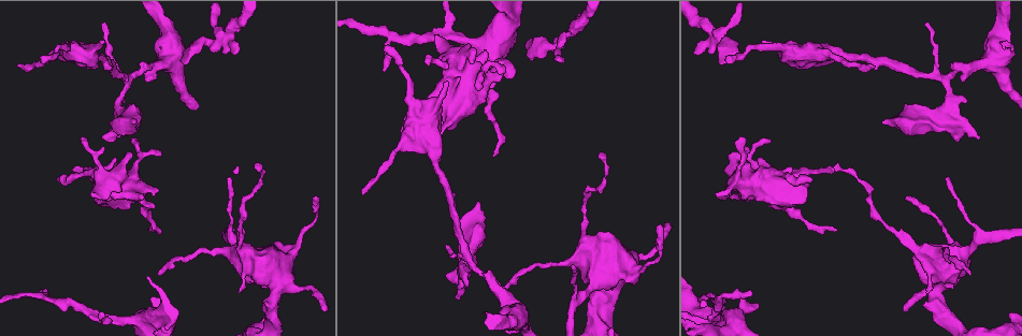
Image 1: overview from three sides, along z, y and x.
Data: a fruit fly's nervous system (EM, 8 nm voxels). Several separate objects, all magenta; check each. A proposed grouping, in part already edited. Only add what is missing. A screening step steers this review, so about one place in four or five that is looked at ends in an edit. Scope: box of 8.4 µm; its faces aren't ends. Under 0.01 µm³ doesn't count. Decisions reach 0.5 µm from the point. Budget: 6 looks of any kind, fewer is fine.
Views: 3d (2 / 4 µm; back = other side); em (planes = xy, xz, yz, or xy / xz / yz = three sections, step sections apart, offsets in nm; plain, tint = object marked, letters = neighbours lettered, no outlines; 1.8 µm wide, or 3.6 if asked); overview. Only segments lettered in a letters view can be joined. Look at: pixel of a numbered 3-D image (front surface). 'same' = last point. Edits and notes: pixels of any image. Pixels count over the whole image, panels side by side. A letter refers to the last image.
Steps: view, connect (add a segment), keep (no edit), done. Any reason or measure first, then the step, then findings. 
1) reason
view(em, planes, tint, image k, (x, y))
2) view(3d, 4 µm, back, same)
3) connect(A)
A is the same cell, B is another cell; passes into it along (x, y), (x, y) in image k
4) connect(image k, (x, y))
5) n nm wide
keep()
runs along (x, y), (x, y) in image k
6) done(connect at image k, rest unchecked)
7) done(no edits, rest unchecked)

free end
view(3d, 4 µm, image 1, (154, 48))

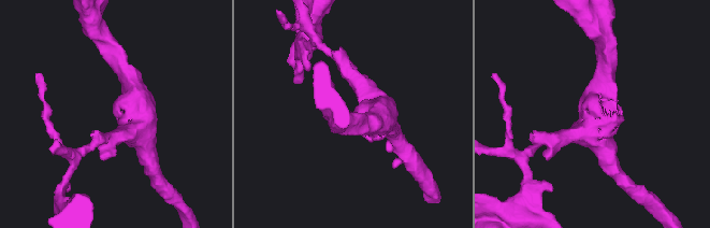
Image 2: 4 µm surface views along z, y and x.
view(em, xy, step 16, tint, image 2, (118, 115))

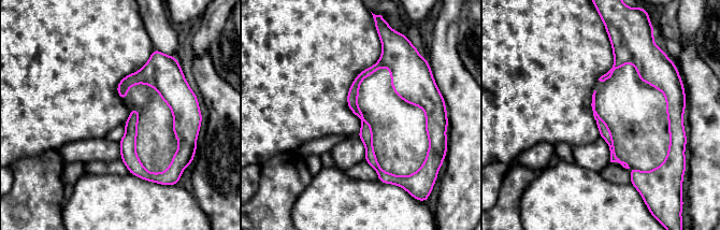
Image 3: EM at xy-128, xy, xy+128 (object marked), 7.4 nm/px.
view(em, planes, letters, same)

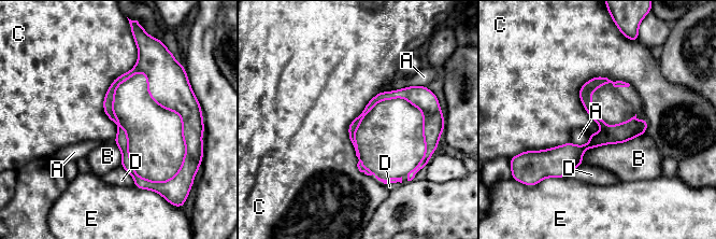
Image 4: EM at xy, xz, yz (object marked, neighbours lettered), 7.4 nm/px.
keep()
A, B, C, D and E are other cells; border along (630, 84), (588, 132) in image 4; none of them fits

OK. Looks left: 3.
long arm stops here
view(3d, 2 µm, image 1, (505, 286))

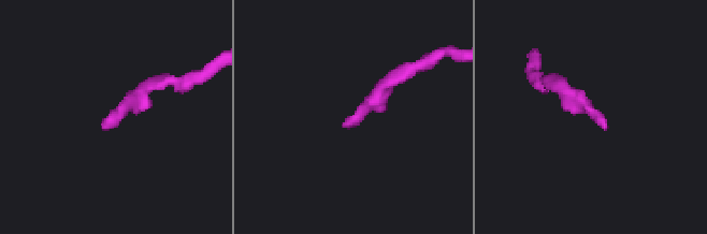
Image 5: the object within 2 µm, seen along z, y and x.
view(em, planes, letters, image 5, (101, 124))

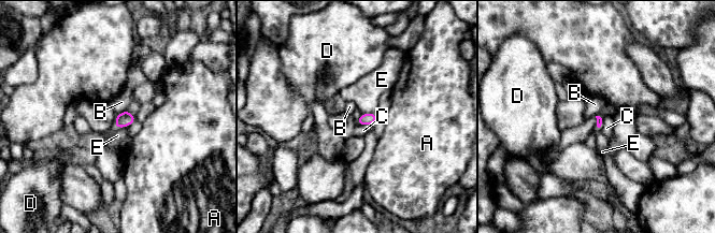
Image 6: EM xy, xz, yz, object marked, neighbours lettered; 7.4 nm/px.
E touches over 110 nm
keep()
A, B, C, D and E are other cells; border along (357, 124), (371, 125) in image 6; none of them fits

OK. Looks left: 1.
done(no edits, rest unchecked)

